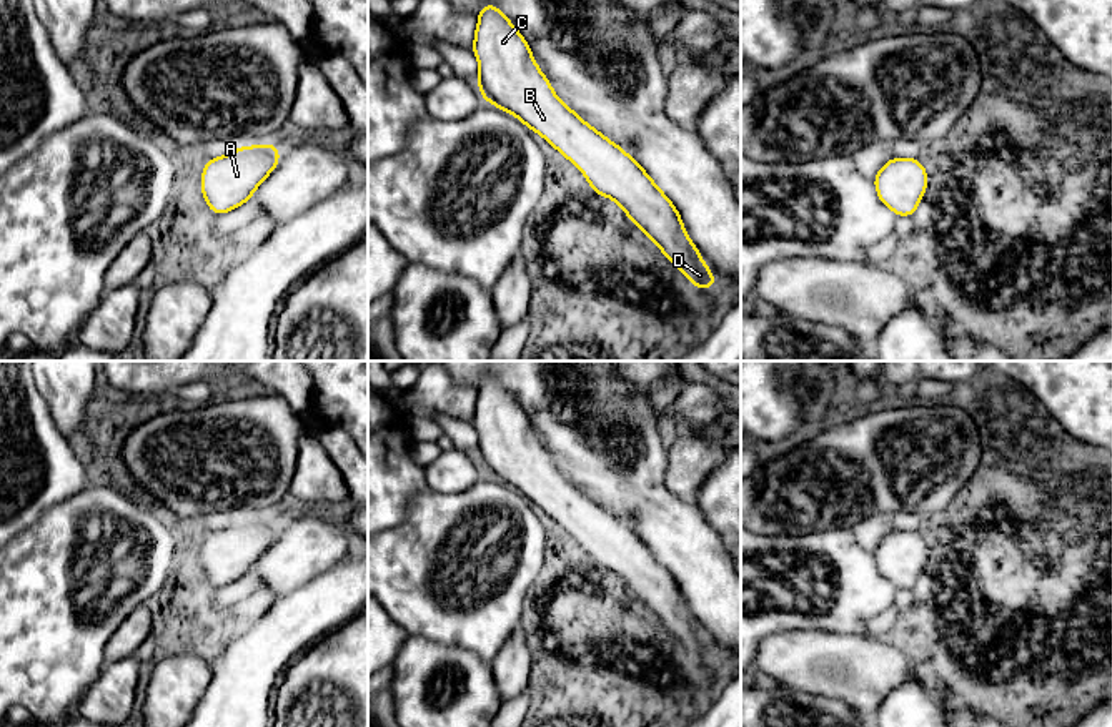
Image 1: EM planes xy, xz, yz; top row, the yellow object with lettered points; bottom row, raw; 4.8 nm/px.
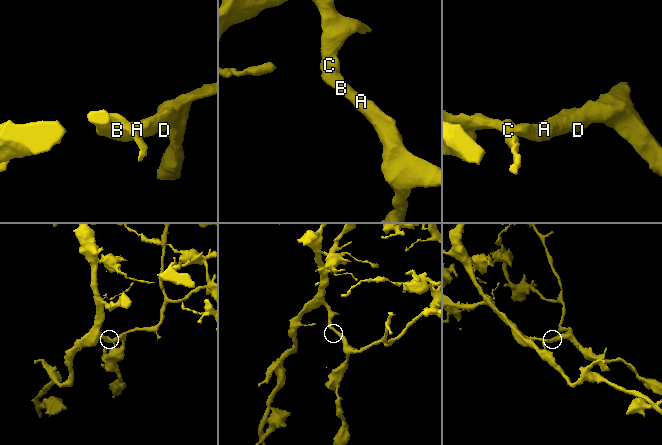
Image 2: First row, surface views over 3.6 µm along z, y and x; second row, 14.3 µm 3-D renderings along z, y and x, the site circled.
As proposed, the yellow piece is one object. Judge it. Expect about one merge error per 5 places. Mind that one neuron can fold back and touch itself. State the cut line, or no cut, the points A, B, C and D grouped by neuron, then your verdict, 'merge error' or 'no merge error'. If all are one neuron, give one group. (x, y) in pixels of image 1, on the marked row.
no cut; A B C D; no merge error

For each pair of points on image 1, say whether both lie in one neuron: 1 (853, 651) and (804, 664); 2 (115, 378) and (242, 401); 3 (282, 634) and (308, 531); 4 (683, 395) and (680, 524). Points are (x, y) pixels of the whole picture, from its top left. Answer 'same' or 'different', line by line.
1: same
2: different
3: different
4: different

